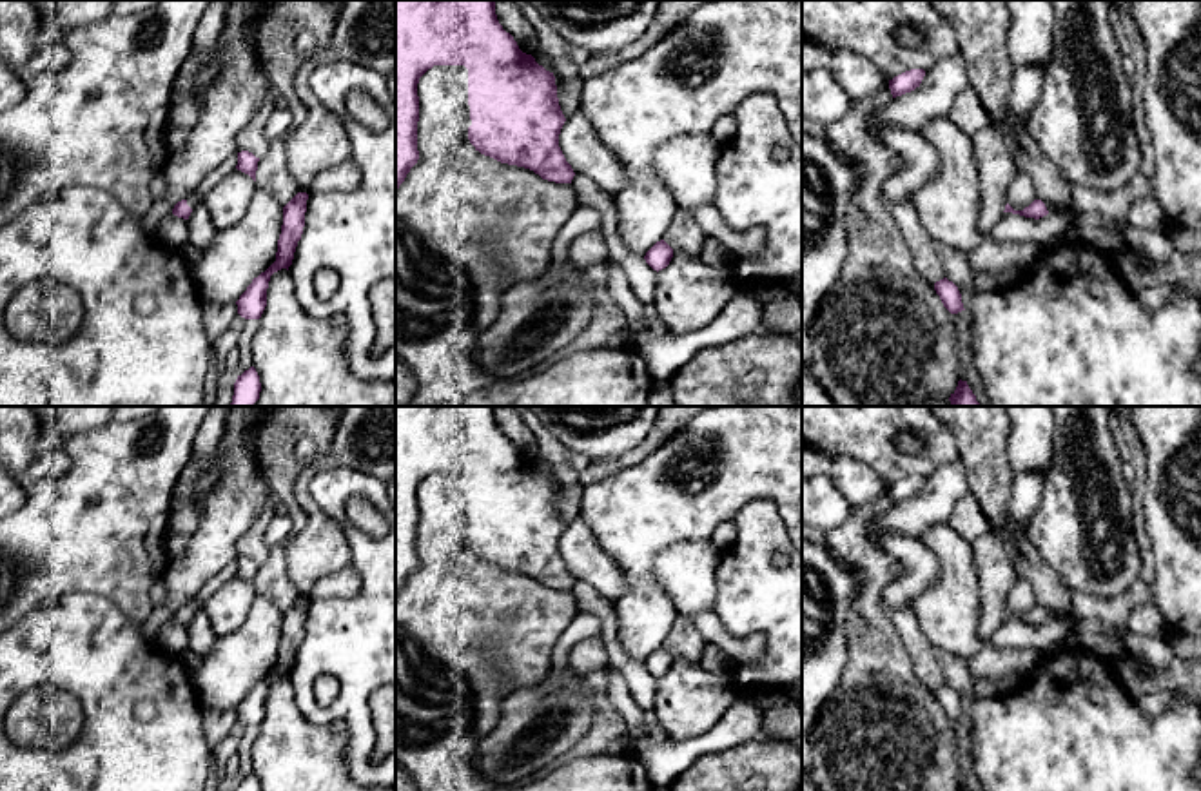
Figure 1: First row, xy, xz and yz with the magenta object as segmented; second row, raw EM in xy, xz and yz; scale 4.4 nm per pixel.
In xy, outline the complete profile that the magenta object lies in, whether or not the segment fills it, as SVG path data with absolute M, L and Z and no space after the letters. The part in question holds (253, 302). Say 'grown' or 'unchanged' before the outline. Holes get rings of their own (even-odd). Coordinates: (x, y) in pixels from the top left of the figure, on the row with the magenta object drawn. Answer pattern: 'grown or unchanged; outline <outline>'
unchanged; outline M298 192L285 207L283 207L283 225L278 239L276 261L261 272L247 290L236 301L238 314L245 319L259 319L267 307L267 288L270 276L281 269L292 265L294 252L298 241L301 239L305 227L305 212L307 212L307 192Z

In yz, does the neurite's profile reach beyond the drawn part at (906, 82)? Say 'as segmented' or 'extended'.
as segmented

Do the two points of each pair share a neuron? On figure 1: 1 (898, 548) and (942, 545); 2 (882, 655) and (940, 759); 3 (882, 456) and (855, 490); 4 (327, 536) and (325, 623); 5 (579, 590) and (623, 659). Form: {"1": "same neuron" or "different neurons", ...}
{"1": "different neurons", "2": "same neuron", "3": "different neurons", "4": "different neurons", "5": "same neuron"}

